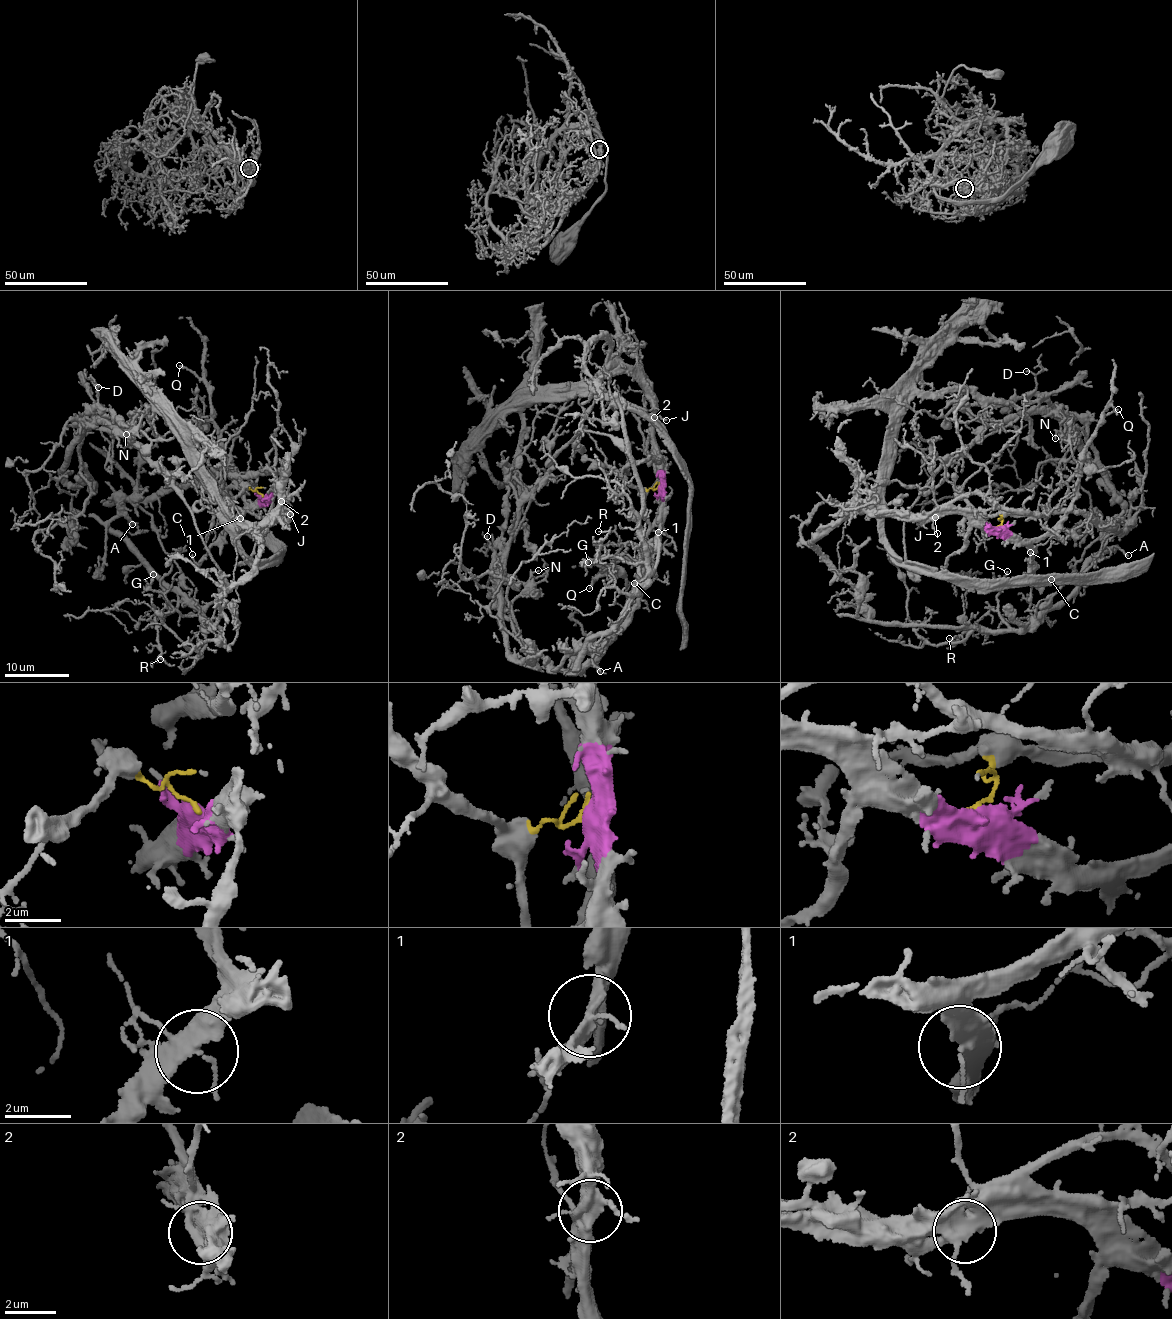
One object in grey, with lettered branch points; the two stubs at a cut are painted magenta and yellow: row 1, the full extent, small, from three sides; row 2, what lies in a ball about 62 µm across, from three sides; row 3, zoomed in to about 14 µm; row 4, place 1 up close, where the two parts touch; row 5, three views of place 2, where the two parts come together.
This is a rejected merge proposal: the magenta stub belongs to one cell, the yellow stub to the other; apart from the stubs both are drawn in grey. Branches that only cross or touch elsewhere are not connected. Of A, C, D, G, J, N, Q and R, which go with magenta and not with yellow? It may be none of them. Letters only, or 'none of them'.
C, J, Q

